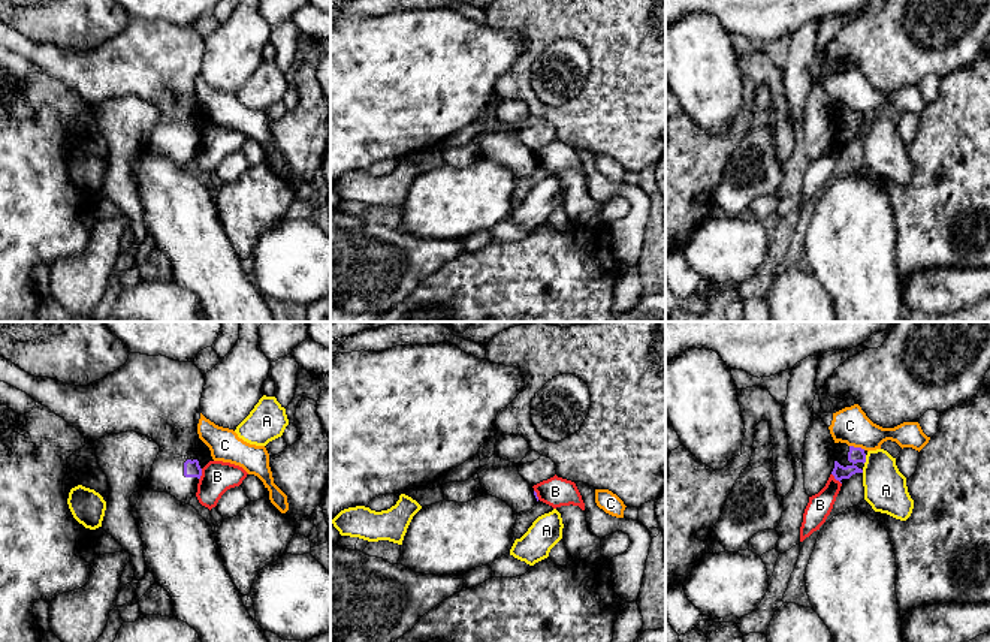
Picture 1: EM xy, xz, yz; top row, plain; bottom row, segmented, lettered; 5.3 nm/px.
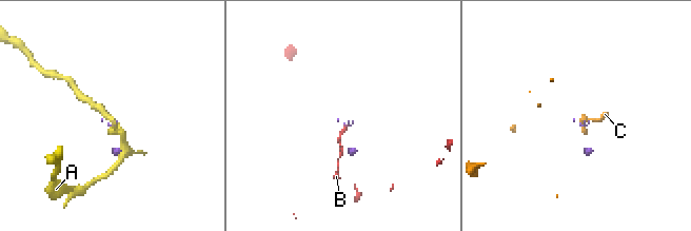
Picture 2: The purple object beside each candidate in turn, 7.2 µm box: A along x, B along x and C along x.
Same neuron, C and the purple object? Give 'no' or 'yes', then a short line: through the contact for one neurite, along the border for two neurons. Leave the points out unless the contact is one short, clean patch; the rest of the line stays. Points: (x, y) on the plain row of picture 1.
no

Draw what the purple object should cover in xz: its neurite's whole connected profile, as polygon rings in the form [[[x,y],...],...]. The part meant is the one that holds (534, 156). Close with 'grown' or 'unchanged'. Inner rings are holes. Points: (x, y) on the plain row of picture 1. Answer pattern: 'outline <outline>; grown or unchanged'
outline [[[485,108],[479,114],[479,144],[485,159],[505,166],[516,180],[529,177],[538,166],[537,157],[519,139],[519,129],[505,126],[495,118],[491,123],[483,120]]]; grown

